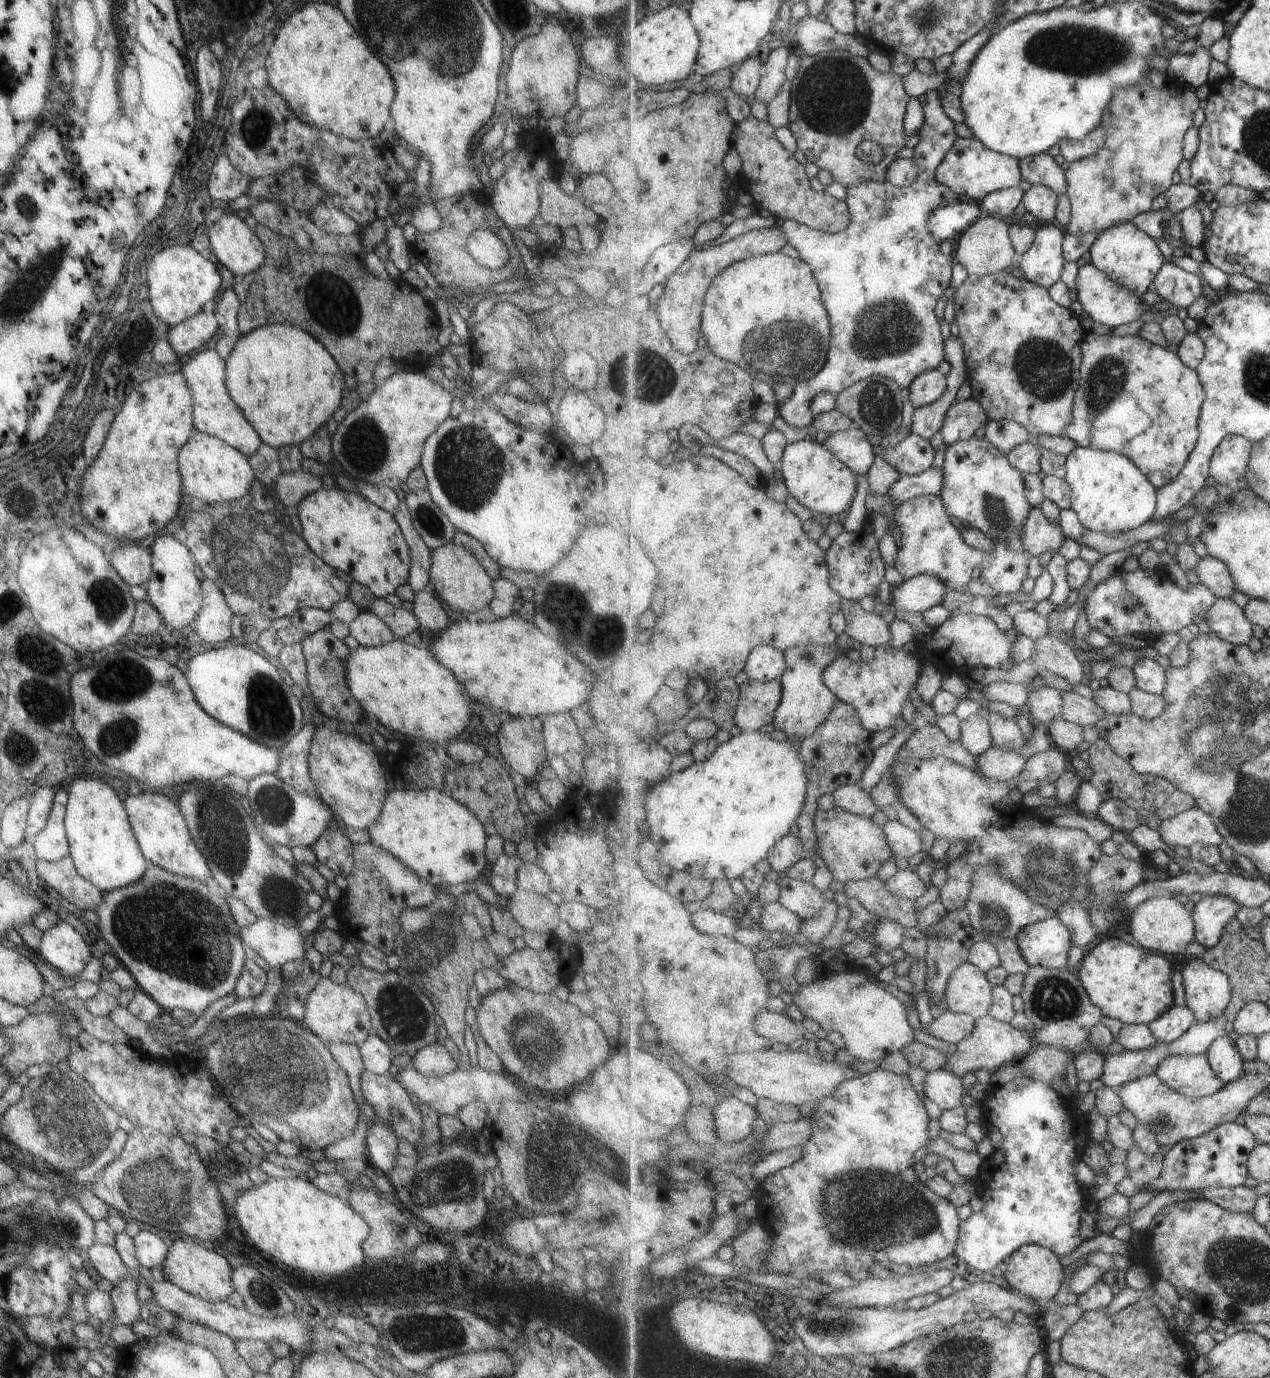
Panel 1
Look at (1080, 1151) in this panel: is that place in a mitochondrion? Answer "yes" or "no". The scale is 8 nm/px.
no

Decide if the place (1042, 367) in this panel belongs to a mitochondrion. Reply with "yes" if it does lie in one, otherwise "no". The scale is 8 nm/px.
yes

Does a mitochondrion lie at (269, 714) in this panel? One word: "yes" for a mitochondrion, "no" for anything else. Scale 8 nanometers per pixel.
yes

